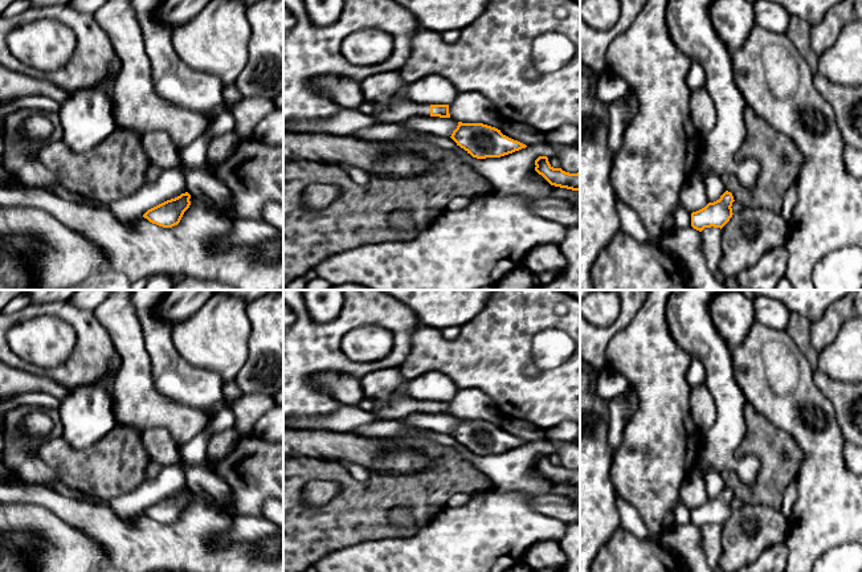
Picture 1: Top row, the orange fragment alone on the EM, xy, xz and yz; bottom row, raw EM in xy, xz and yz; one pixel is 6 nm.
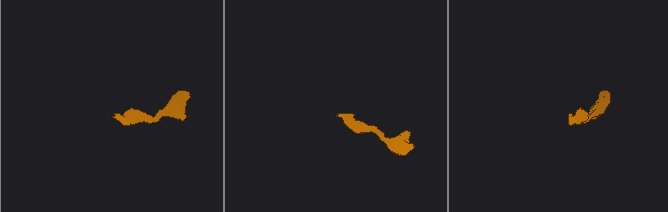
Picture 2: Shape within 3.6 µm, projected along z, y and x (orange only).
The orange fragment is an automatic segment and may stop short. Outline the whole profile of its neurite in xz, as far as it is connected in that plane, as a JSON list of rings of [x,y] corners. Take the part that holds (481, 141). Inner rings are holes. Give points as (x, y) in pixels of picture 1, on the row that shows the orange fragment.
[[[458,122],[450,138],[477,159],[501,158],[527,147],[483,123]]]

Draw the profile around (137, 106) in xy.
[[[107,0],[94,17],[106,29],[120,61],[113,81],[117,126],[130,128],[140,135],[163,130],[177,147],[184,147],[204,135],[212,120],[200,114],[176,107],[158,95],[152,83],[151,62],[144,50],[140,21],[131,7],[131,0]]]

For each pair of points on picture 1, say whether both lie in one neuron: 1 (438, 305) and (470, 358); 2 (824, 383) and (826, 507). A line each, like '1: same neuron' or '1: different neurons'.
1: different neurons
2: different neurons

